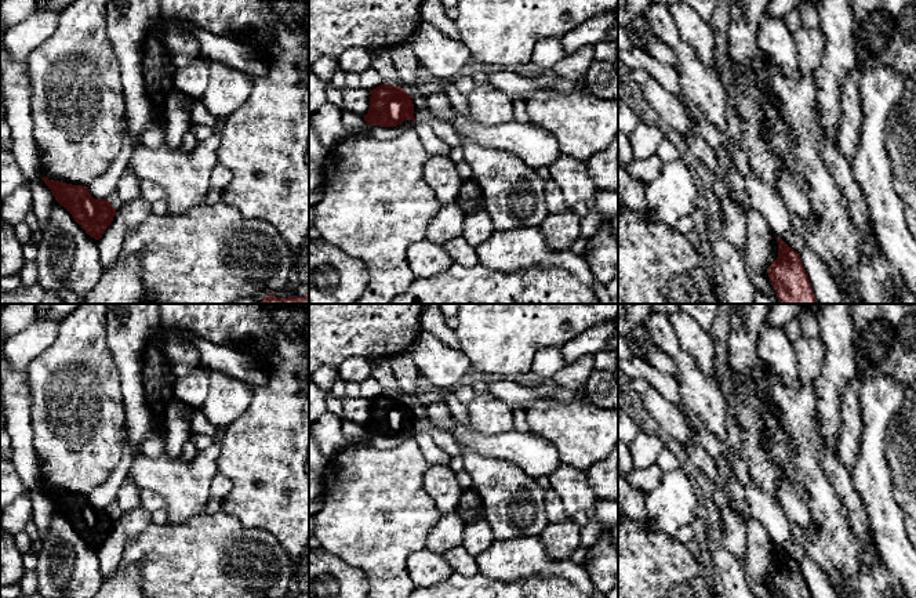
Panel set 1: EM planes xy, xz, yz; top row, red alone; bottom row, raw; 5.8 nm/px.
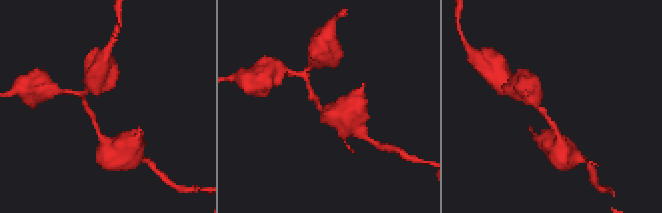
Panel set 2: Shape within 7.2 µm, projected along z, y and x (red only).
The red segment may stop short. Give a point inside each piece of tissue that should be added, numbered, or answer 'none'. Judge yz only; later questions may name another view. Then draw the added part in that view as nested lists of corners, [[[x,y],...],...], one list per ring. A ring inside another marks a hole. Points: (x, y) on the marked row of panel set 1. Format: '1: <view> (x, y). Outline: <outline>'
none

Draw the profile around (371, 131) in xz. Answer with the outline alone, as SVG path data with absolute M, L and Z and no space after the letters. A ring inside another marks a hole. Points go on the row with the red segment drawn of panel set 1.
M404 120L397 127L368 126L360 134L367 138L374 138L374 139L390 139L390 138L396 138L397 135L400 135L404 130L412 128L414 124L415 124L414 120Z

